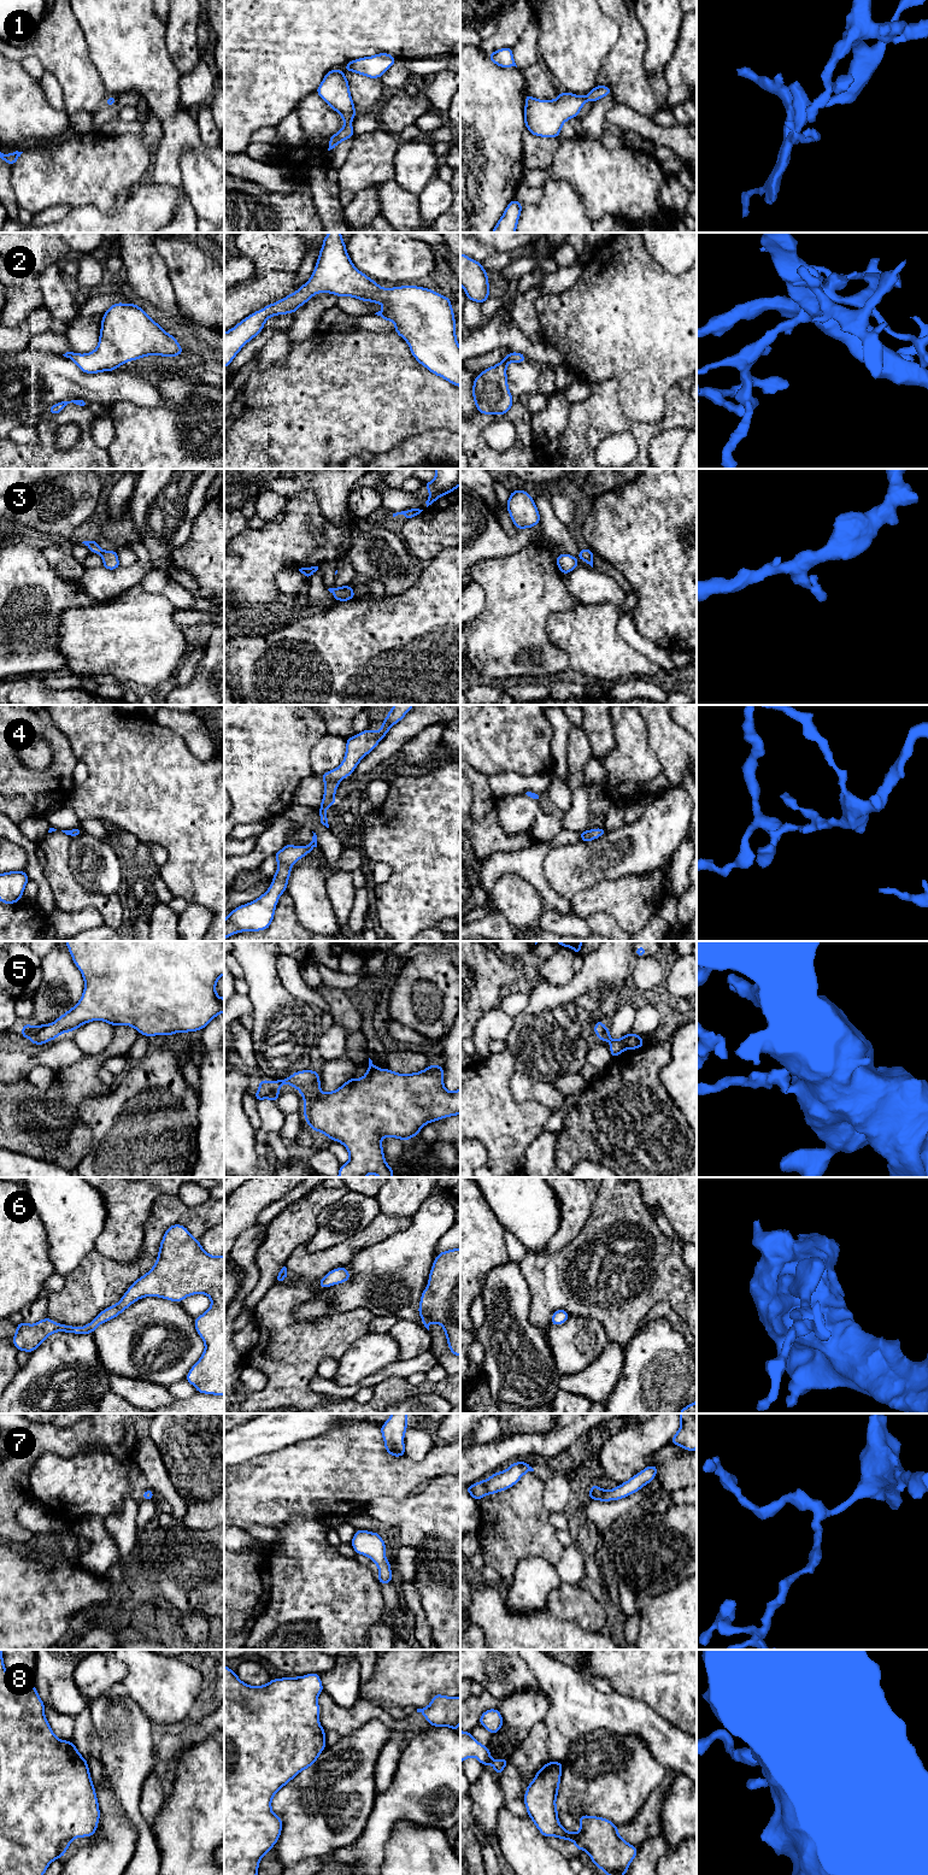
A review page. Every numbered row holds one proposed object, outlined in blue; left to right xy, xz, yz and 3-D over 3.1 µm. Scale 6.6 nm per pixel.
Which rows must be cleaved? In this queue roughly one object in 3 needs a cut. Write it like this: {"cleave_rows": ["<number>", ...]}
{"cleave_rows": []}

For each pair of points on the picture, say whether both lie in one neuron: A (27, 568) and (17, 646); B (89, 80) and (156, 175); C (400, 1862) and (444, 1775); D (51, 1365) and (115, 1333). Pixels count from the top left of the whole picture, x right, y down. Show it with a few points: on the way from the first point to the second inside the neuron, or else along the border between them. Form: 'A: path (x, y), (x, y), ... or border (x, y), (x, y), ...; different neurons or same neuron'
A: path (17, 587), (17, 627); same neuron
B: border (97, 68), (100, 81), (110, 95); different neurons
C: border (444, 1831), (400, 1822), (392, 1834); different neurons
D: border (90, 1334), (95, 1352), (105, 1370); different neurons

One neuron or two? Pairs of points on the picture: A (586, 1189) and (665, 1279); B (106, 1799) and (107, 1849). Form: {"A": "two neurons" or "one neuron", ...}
{"A": "two neurons", "B": "one neuron"}

